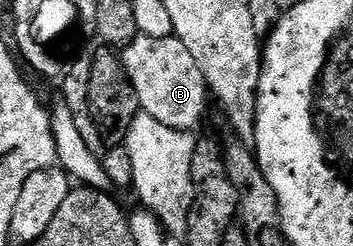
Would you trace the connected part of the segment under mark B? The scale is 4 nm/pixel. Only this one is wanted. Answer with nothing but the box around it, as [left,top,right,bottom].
[122,34,209,132]

